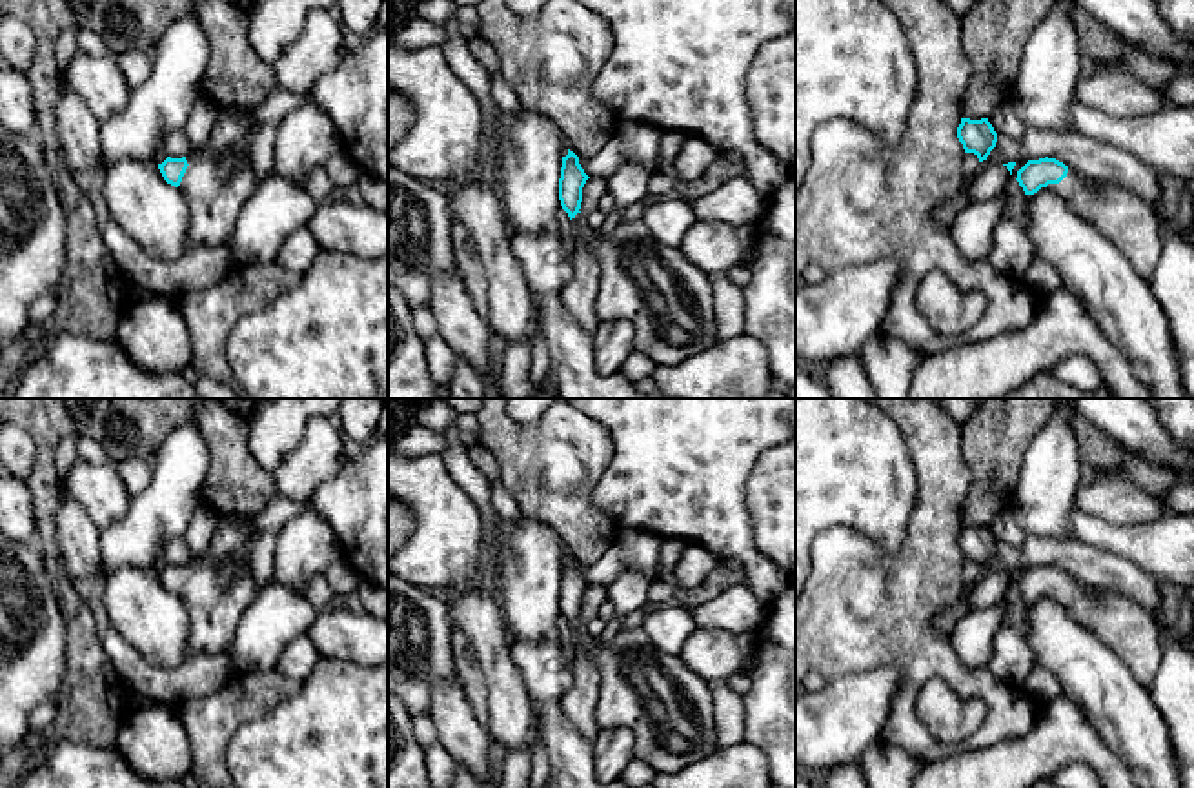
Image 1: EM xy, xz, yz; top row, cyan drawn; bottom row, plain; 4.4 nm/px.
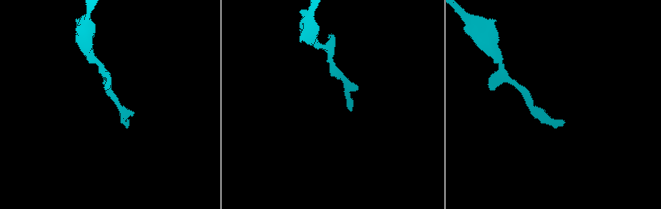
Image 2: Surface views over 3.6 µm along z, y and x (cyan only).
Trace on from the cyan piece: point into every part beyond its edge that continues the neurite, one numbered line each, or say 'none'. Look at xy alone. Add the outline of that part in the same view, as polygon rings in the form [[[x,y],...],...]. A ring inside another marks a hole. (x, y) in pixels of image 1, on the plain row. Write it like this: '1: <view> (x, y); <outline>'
1: xy (219, 588); [[[242,515],[220,517],[206,553],[186,564],[189,573],[178,597],[189,619],[189,652],[229,652],[238,621],[258,593],[248,550],[253,522],[255,519]]]

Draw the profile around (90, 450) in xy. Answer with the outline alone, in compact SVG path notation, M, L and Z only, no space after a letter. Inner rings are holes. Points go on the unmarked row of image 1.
M78 437L76 451L78 451L78 459L84 459L84 460L87 460L91 464L109 462L109 457L104 451L104 448L96 440L93 440L89 437Z

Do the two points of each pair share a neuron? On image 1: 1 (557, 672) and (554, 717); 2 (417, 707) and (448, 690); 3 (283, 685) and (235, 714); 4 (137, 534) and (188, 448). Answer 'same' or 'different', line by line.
1: different
2: different
3: same
4: same

